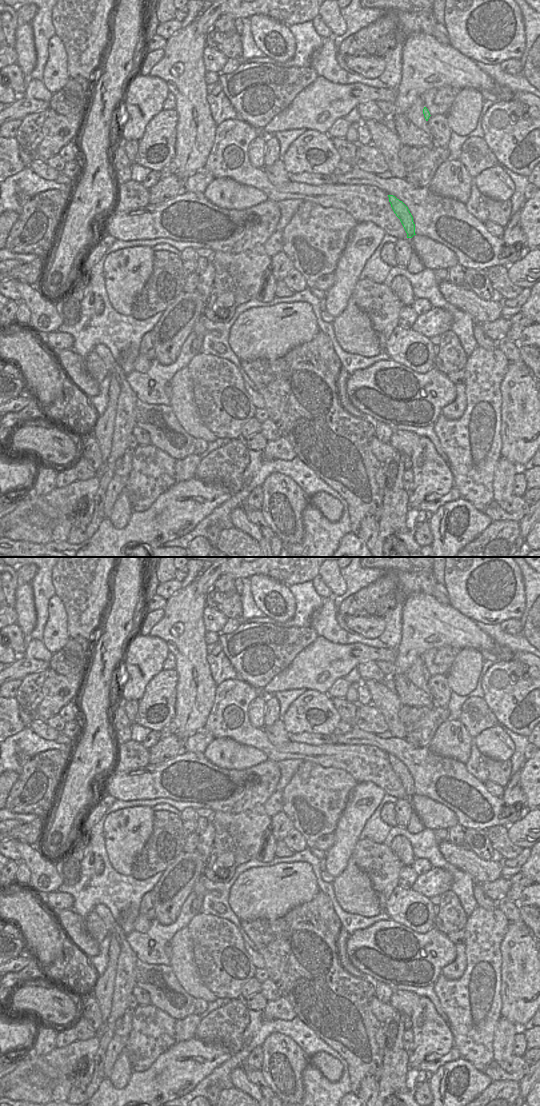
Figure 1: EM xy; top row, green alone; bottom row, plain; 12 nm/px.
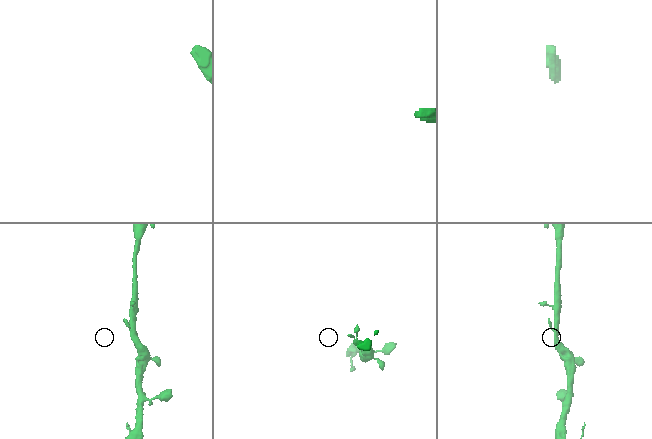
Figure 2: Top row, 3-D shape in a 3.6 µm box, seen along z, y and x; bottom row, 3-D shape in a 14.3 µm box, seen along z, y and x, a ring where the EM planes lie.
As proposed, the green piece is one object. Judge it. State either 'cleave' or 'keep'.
keep

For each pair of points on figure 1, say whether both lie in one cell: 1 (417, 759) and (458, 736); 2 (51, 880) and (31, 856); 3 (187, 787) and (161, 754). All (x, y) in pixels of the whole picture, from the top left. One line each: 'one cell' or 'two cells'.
1: two cells
2: one cell
3: two cells

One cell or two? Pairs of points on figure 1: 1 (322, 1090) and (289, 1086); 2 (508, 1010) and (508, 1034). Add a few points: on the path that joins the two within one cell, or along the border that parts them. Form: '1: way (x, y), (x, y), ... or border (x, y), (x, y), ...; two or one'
1: border (308, 1065), (303, 1071), (303, 1095); two
2: border (501, 1016), (518, 1027); two

